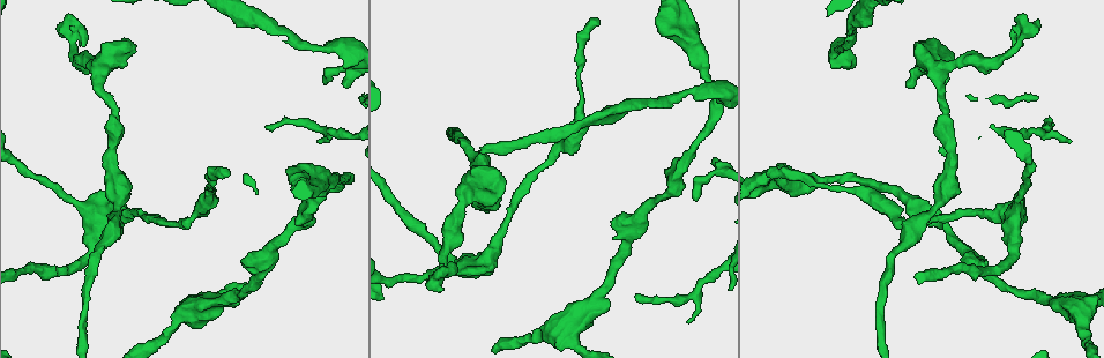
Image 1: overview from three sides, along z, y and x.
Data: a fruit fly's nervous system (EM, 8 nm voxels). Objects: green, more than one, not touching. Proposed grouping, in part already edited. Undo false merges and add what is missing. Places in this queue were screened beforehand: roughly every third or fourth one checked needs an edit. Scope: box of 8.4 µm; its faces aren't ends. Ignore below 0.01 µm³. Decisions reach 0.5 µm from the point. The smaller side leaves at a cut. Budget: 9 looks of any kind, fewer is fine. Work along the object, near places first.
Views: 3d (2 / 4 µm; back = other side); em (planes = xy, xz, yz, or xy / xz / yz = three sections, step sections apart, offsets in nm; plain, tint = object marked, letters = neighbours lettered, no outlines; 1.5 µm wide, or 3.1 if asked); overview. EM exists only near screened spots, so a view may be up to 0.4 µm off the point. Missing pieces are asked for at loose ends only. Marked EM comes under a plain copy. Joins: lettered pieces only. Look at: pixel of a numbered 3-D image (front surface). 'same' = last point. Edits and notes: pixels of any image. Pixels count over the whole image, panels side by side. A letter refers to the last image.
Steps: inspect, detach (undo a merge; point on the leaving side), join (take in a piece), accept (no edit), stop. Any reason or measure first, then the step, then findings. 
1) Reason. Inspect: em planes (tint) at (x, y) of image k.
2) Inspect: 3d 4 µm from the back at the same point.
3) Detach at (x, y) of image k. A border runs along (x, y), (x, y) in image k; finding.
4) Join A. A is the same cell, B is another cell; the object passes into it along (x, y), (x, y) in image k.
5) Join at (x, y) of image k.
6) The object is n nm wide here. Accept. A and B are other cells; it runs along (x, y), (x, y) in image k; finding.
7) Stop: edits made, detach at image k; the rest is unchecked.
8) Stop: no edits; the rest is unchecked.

Thick turns thin. Inspect: em planes (letters) at (817, 179) of image 1.

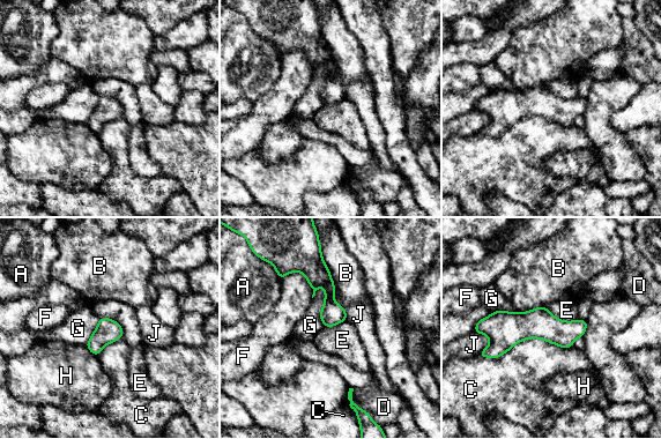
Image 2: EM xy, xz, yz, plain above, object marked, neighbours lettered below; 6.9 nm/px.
The object is 170 nm wide here. Accept. A, B, C, D, E, F, G, H and J are other cells; all the same neuron.

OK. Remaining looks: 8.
Calibre changes. Inspect: em xy step 4 (tint) at (566, 147) of image 1.

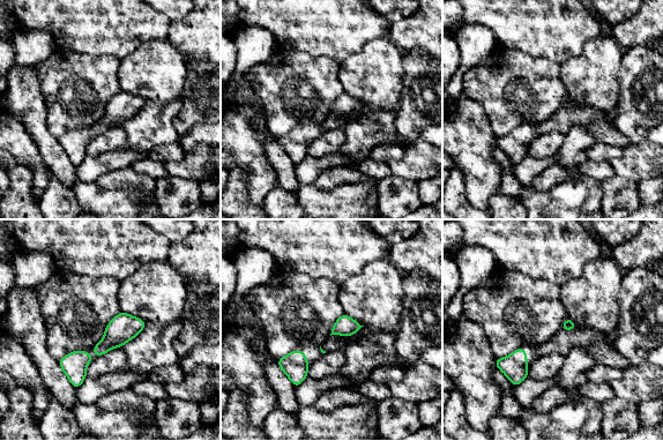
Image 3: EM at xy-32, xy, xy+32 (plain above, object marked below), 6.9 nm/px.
Inspect: em planes (letters) at the same point.

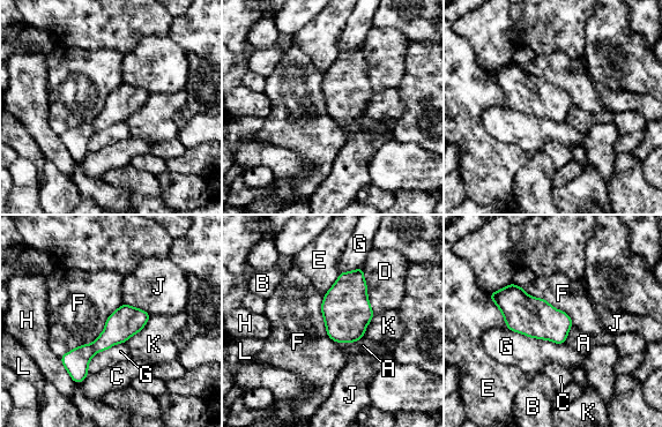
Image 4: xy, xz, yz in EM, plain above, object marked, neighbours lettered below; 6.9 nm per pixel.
The object is 220 nm wide here. Accept. A, B, C, D, E, F, G, H, J, K and L are other cells; it runs along (146, 316), (94, 347), (77, 380) in image 4; all the same neuron.

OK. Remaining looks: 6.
Tapers out. Inspect: em planes (letters) at (267, 126) of image 1.

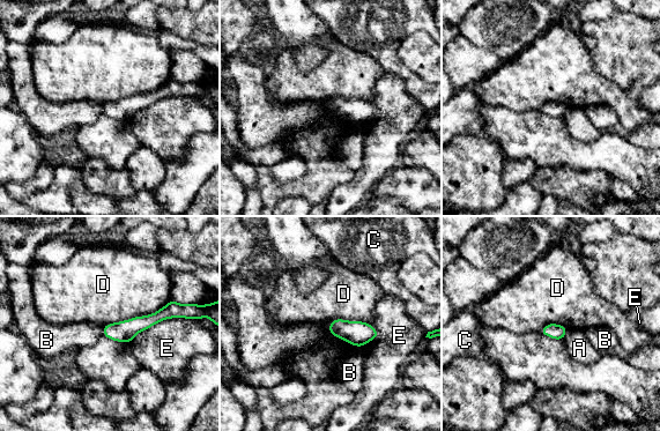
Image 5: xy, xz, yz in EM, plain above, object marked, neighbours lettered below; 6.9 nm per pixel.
Accept. A, B, C, D and E are other cells; it runs along (177, 314), (105, 331) in image 5; no lettered piece goes on from it.

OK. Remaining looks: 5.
Free end. Inspect: em planes (tint) at (472, 272) of image 1.

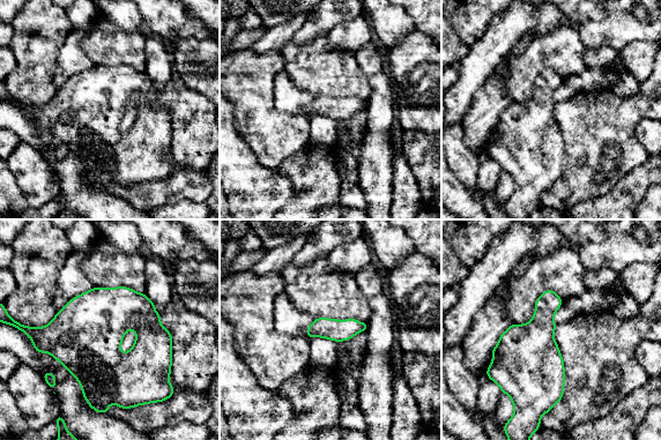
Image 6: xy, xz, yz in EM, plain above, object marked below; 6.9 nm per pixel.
Inspect: em planes (letters) at the same point.

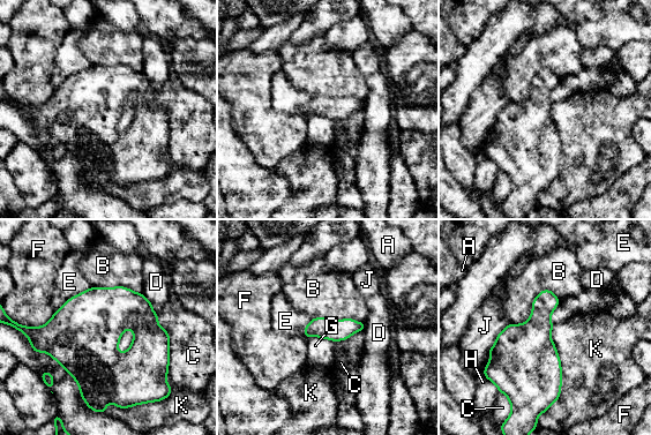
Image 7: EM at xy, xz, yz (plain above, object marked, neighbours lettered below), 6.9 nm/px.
The object is 500 nm wide here. Accept. A, B, C, D, E, F, G, H, J and K are other cells; a border runs along (552, 324), (561, 391), (550, 406) in image 7; no lettered piece goes on from it.

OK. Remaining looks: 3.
Stop: no edits; the rest is unchecked.

